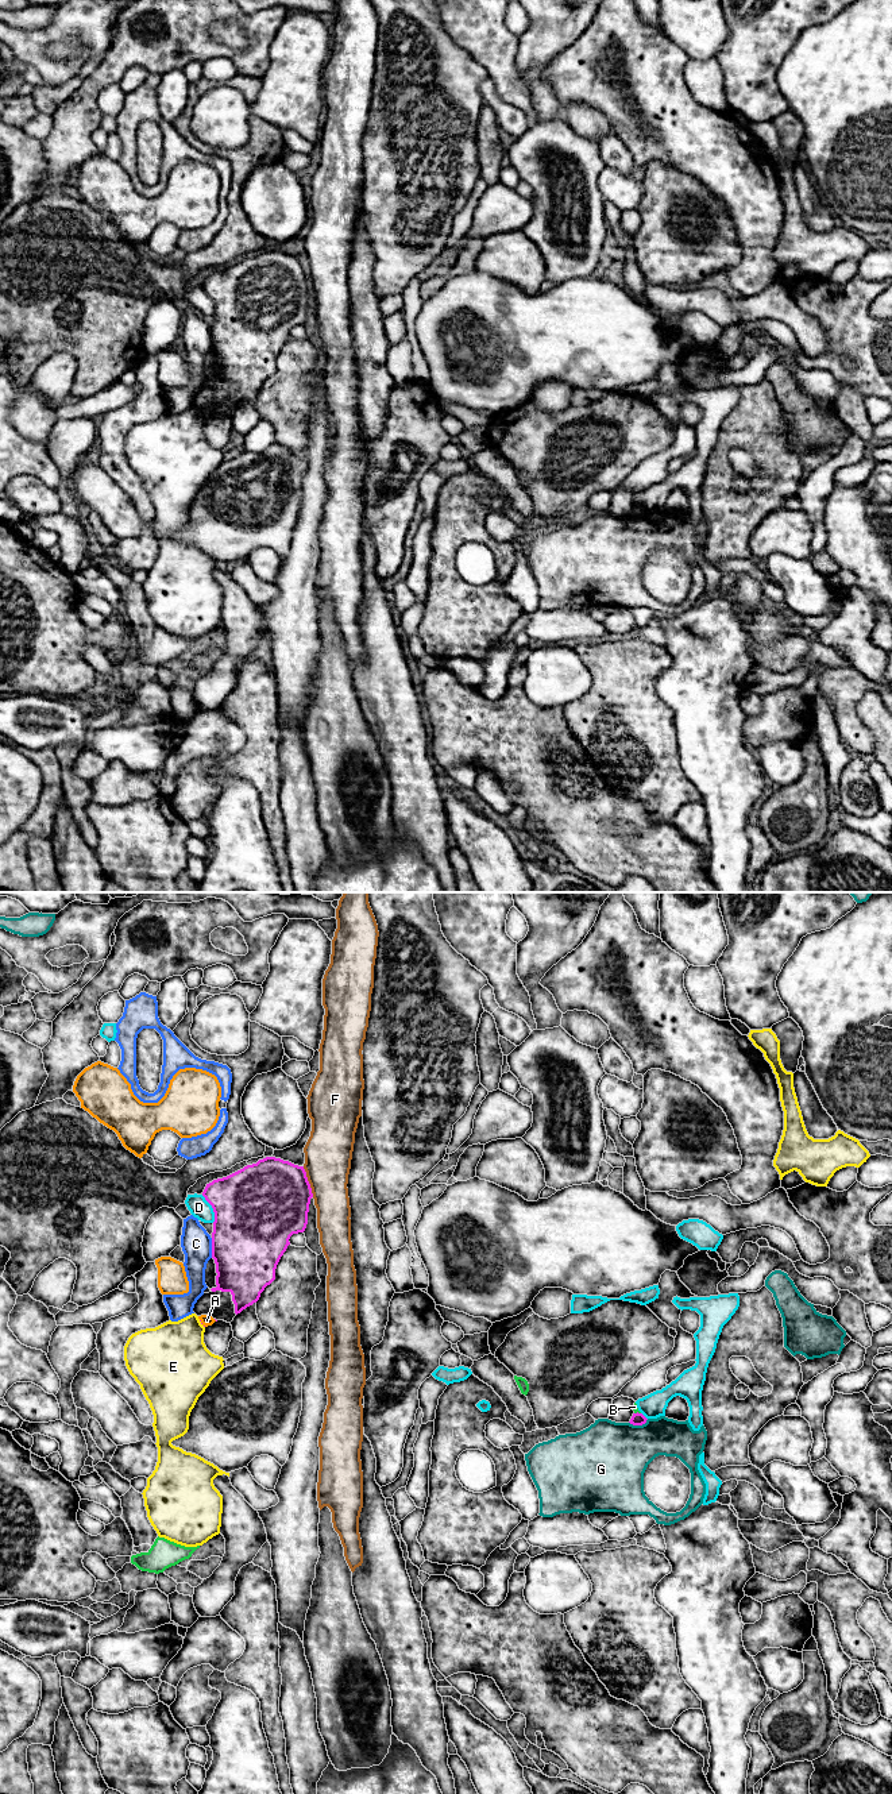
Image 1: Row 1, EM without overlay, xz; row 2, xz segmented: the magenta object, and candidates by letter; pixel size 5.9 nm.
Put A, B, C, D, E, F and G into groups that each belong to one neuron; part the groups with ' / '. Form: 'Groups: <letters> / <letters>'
Groups: A / B / C / D / E / F / G

